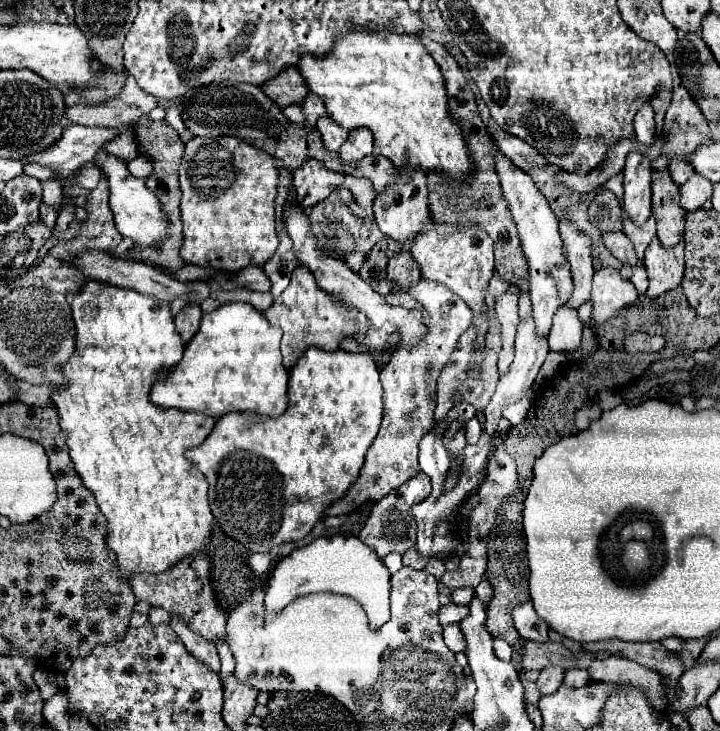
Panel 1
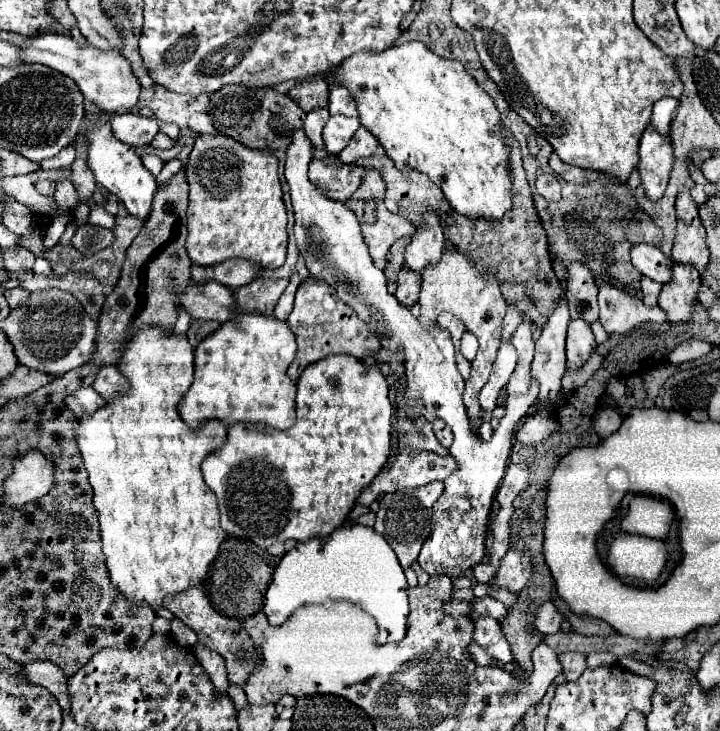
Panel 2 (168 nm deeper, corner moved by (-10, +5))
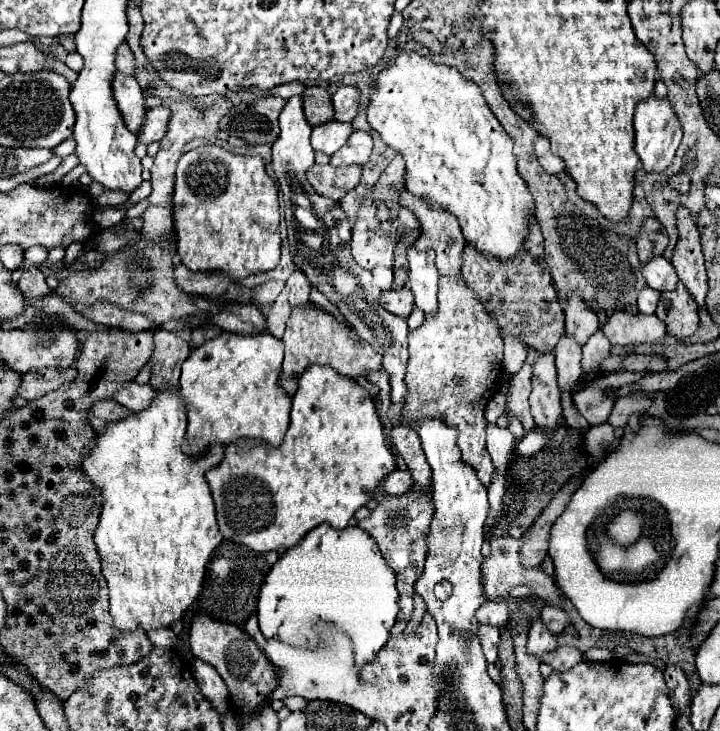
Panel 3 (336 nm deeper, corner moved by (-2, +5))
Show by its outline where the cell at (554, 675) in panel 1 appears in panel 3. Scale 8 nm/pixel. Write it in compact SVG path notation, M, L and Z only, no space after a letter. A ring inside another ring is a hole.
M558 646L552 654L548 654L548 658L544 658L546 664L550 664L556 672L564 672L570 670L572 666L576 666L582 660L580 650L576 650L574 646Z

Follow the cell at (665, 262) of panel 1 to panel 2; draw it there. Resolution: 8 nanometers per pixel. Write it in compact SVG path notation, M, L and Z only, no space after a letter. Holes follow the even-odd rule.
M674 264L672 280L662 286L658 306L668 314L668 322L680 324L688 322L698 302L700 272L694 266Z

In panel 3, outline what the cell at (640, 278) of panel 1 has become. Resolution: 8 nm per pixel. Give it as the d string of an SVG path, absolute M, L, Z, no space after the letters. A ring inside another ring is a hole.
M648 286L642 288L640 294L638 294L638 312L642 312L642 314L654 314L658 298L660 298L660 294L656 290L652 290Z

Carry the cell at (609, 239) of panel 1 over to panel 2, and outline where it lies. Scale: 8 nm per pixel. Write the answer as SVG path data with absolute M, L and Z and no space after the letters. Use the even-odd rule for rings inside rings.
M638 244L632 248L632 264L642 274L654 282L666 284L672 280L672 260L656 246Z

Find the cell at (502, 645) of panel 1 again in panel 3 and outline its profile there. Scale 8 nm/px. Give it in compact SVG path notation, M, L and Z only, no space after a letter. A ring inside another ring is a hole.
M480 624L478 626L478 638L480 638L480 646L484 650L484 656L490 664L494 664L498 660L498 640L500 640L500 630L496 626L488 626L488 624Z

